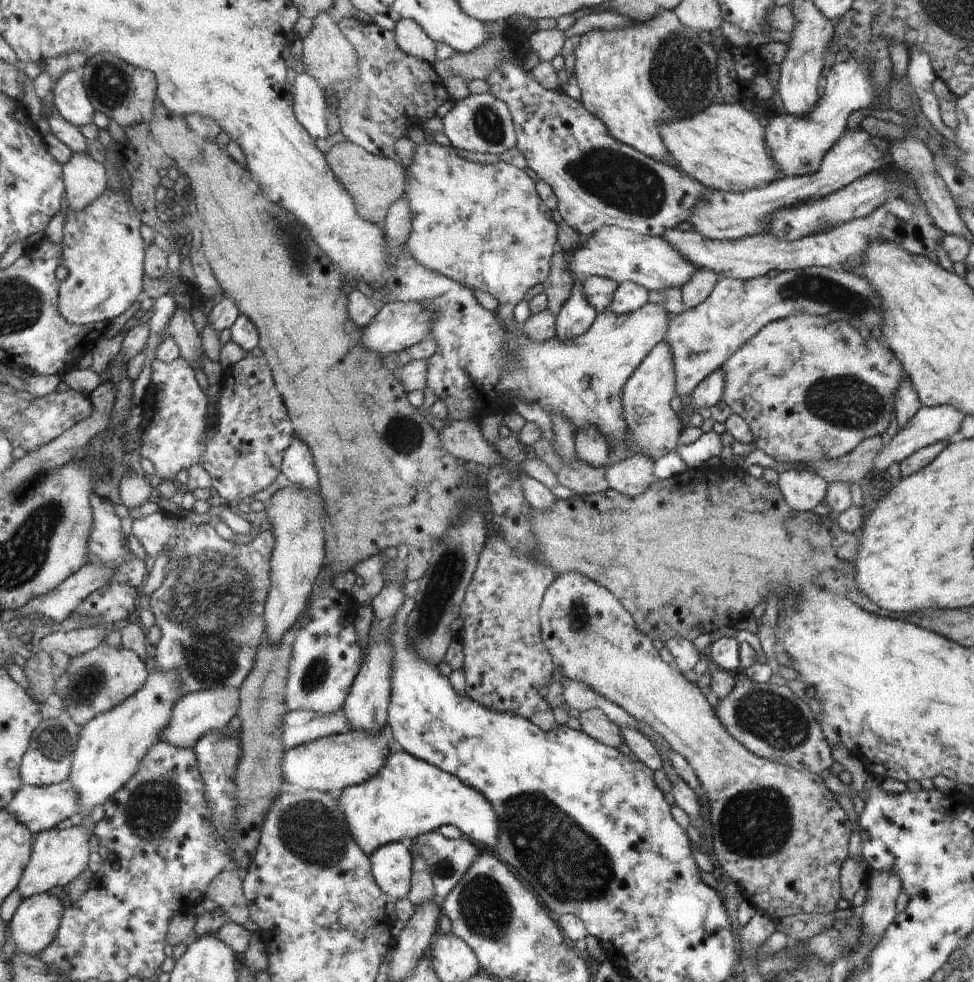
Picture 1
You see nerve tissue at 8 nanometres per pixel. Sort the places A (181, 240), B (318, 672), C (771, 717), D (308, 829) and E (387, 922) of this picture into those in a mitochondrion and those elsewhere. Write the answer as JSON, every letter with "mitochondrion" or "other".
{"A":"other","B":"mitochondrion","C":"mitochondrion","D":"mitochondrion","E":"other"}

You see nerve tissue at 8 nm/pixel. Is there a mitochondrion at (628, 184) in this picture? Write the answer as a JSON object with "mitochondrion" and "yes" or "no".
{"mitochondrion":"yes"}

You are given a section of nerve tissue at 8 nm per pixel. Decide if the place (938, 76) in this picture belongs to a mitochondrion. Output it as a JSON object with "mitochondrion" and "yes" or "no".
{"mitochondrion":"no"}

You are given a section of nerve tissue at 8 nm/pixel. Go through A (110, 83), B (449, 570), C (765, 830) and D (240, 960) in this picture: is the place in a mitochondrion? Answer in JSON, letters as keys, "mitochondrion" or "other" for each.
{"A":"mitochondrion","B":"mitochondrion","C":"mitochondrion","D":"other"}

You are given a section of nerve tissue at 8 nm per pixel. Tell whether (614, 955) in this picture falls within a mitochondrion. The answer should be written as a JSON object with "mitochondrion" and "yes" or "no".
{"mitochondrion":"no"}

